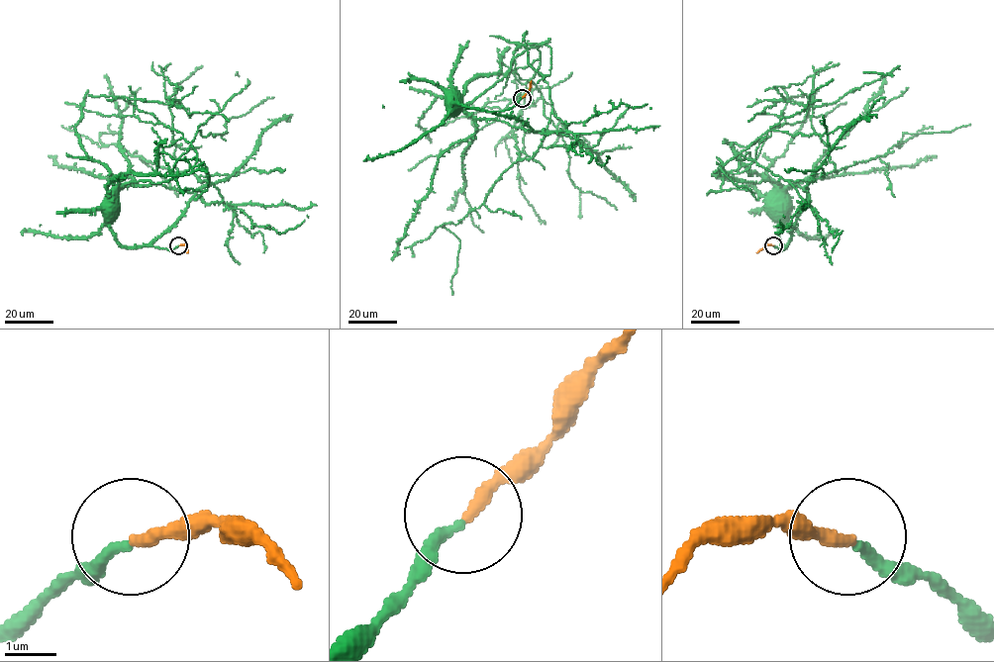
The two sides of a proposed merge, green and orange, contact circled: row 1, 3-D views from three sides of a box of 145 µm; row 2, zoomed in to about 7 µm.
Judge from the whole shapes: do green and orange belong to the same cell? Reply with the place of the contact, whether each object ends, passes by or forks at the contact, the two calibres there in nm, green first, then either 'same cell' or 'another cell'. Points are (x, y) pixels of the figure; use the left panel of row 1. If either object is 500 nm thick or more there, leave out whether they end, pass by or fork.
place (178, 245); green ends; orange ends; calibres 200 and 240 nm; same cell

